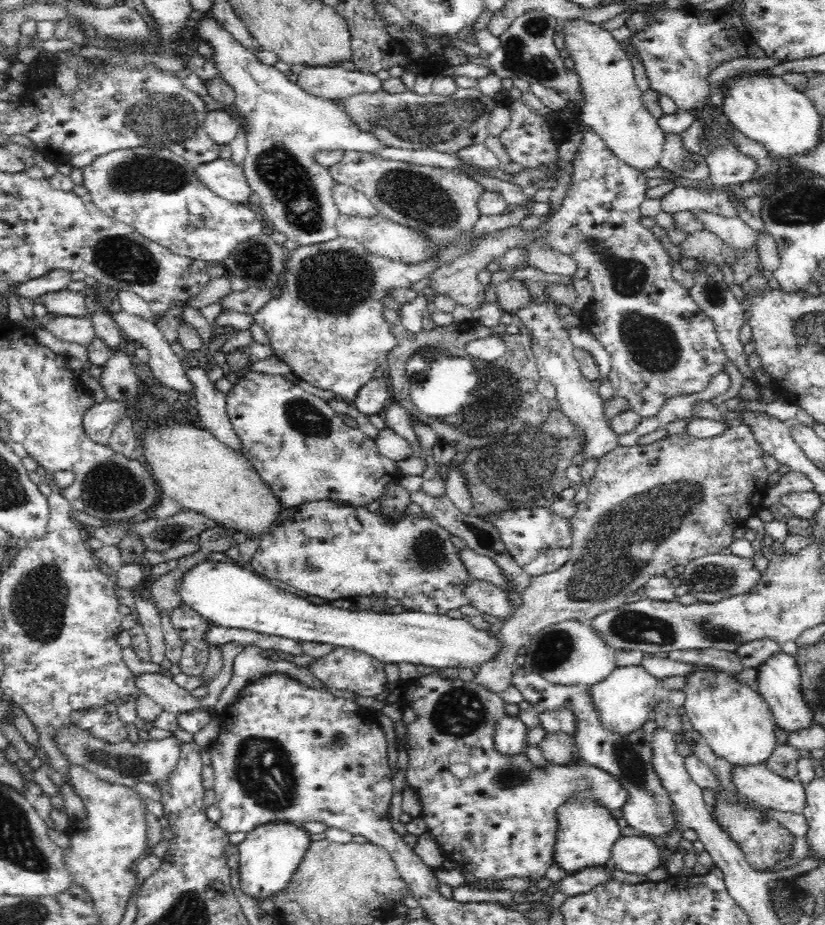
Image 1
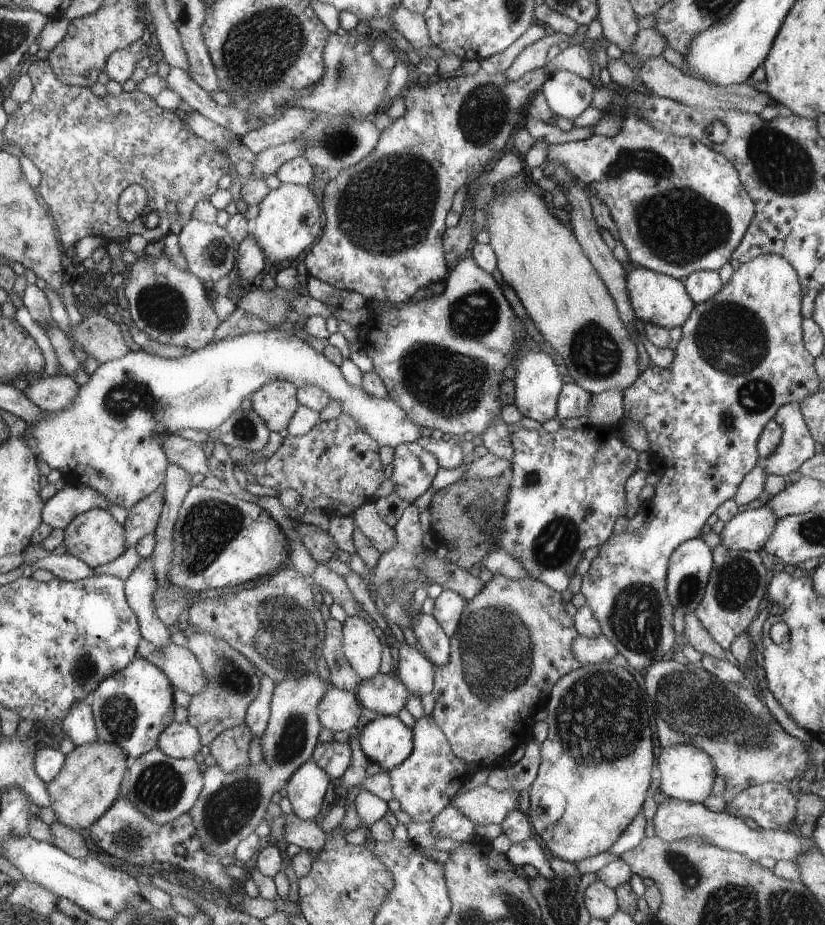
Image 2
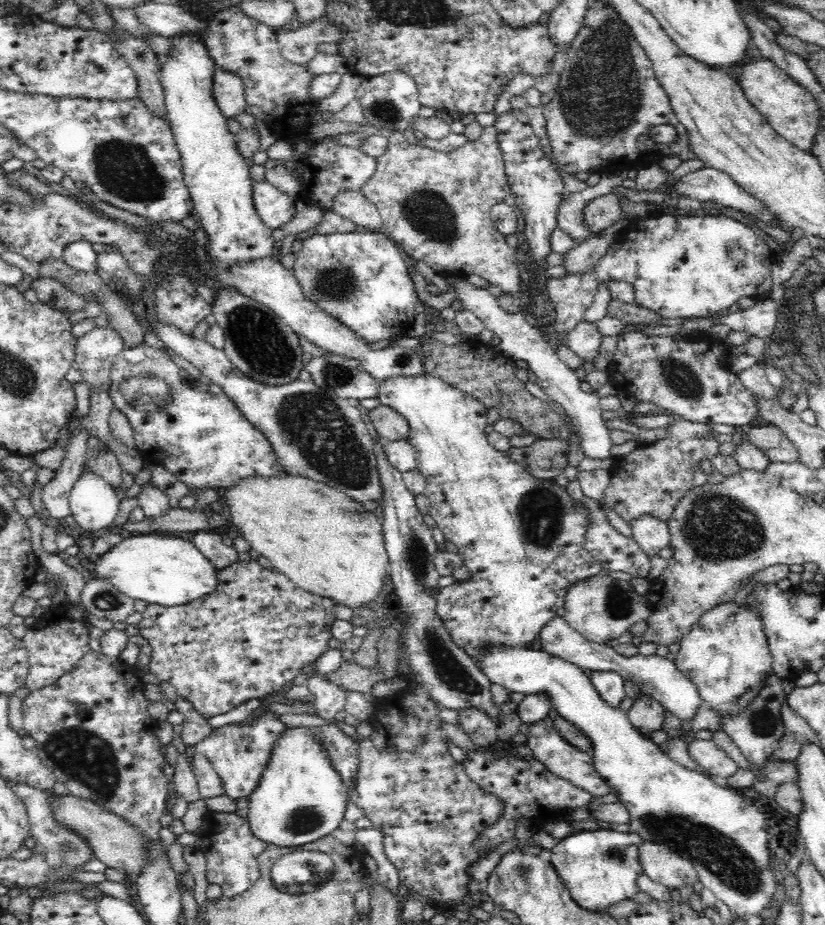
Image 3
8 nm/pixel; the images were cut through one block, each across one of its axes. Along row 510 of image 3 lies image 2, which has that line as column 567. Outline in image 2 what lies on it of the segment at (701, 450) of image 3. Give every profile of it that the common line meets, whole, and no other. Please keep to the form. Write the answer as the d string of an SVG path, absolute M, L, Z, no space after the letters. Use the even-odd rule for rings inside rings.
M500 573L494 575L487 583L484 583L482 590L475 597L466 601L465 611L462 612L461 622L458 623L458 630L456 634L450 637L449 661L444 666L436 668L433 691L431 692L435 700L431 717L436 721L438 728L444 732L456 756L459 756L467 763L471 762L474 765L480 765L481 768L496 767L503 764L504 760L516 750L517 746L526 743L526 734L528 734L530 728L533 728L536 712L540 710L540 698L546 700L544 696L550 694L558 680L582 665L573 654L572 646L578 634L573 619L566 613L565 605L561 593L542 584L541 581L535 581L530 577L511 579Z

